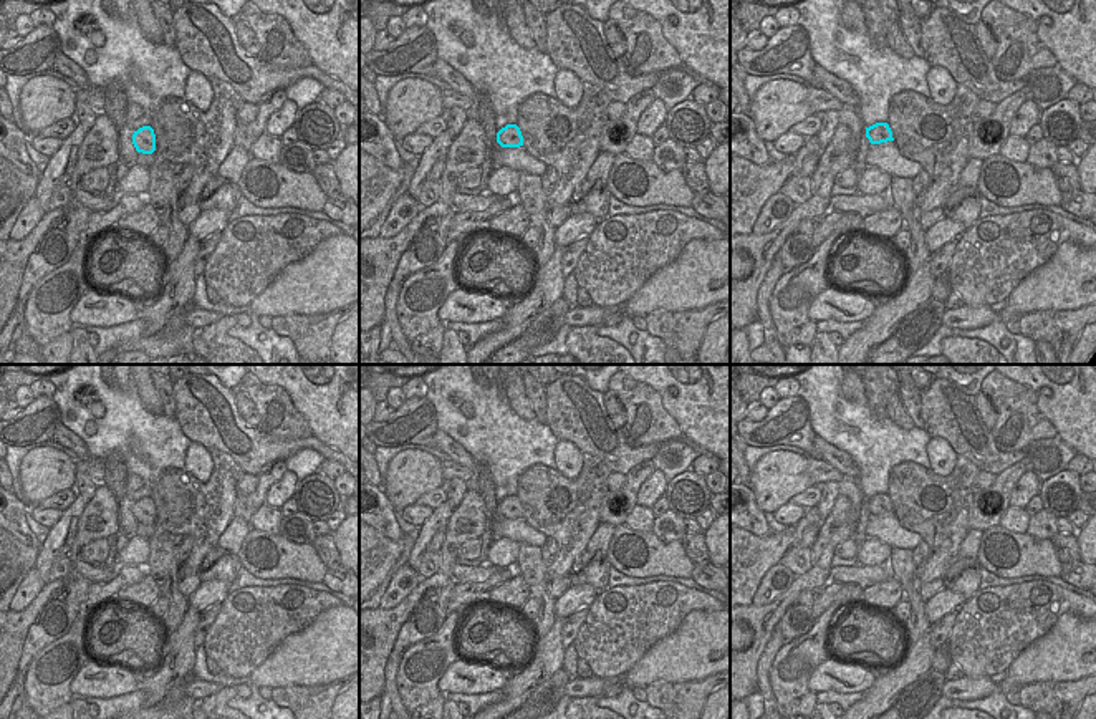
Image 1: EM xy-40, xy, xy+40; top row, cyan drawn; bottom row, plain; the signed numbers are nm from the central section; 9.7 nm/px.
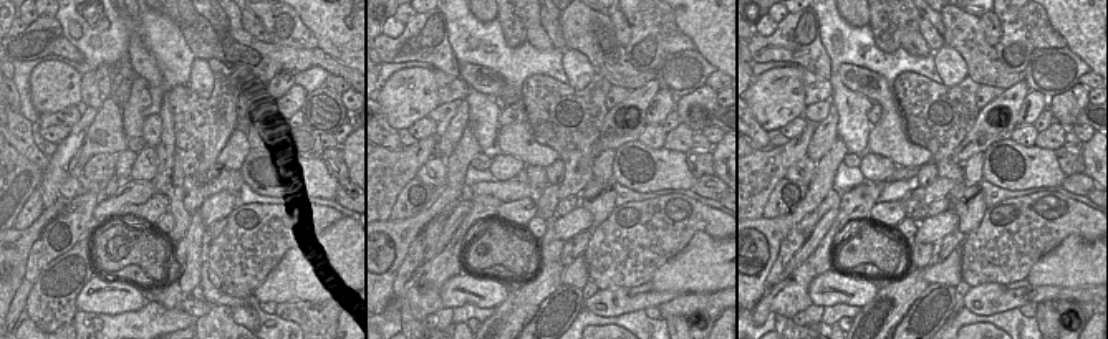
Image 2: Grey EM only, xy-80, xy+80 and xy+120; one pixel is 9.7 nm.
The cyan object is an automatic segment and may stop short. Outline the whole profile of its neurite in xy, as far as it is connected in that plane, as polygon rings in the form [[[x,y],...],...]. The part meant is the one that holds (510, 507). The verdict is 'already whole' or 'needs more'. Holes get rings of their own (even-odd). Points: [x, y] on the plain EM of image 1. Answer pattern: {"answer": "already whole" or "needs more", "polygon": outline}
{"answer": "already whole", "polygon": [[[507,495],[497,504],[497,514],[502,519],[520,519],[523,517],[523,507],[517,495]]]}

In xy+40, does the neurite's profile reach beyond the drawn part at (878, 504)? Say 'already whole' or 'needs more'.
already whole

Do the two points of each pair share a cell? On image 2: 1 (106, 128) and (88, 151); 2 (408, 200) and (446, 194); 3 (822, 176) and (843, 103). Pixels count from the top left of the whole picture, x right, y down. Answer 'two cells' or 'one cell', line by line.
1: one cell
2: two cells
3: two cells

